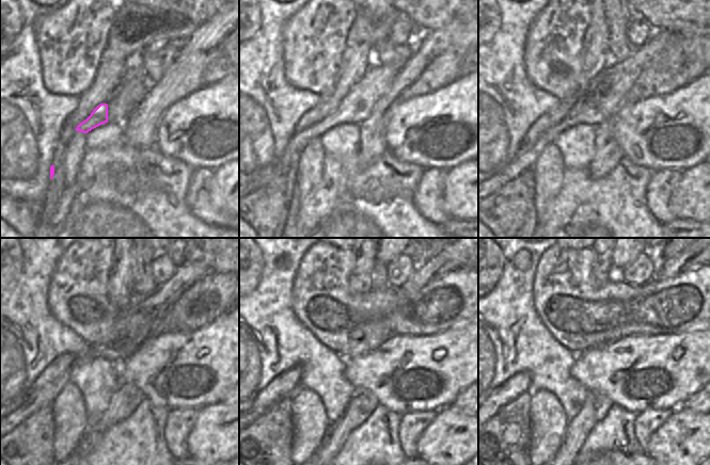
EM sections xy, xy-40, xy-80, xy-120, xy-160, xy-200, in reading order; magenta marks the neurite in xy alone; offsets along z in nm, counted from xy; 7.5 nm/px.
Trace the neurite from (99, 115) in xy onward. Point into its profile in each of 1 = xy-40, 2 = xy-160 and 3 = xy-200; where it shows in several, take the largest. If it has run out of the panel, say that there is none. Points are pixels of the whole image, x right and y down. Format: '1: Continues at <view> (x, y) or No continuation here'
1: Continues at xy-40 (357, 106)
2: Continues at xy-160 (448, 259)
3: Continues at xy-200 (689, 259).

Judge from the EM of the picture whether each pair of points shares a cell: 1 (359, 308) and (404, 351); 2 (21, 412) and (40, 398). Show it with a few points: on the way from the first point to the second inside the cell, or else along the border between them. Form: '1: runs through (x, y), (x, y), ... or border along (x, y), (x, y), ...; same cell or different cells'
1: border along (414, 335), (397, 334), (382, 341); different cells
2: runs through (26, 410), (35, 401); same cell

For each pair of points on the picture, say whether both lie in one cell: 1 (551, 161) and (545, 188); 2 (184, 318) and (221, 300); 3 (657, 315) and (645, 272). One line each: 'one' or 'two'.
1: one
2: one
3: two

